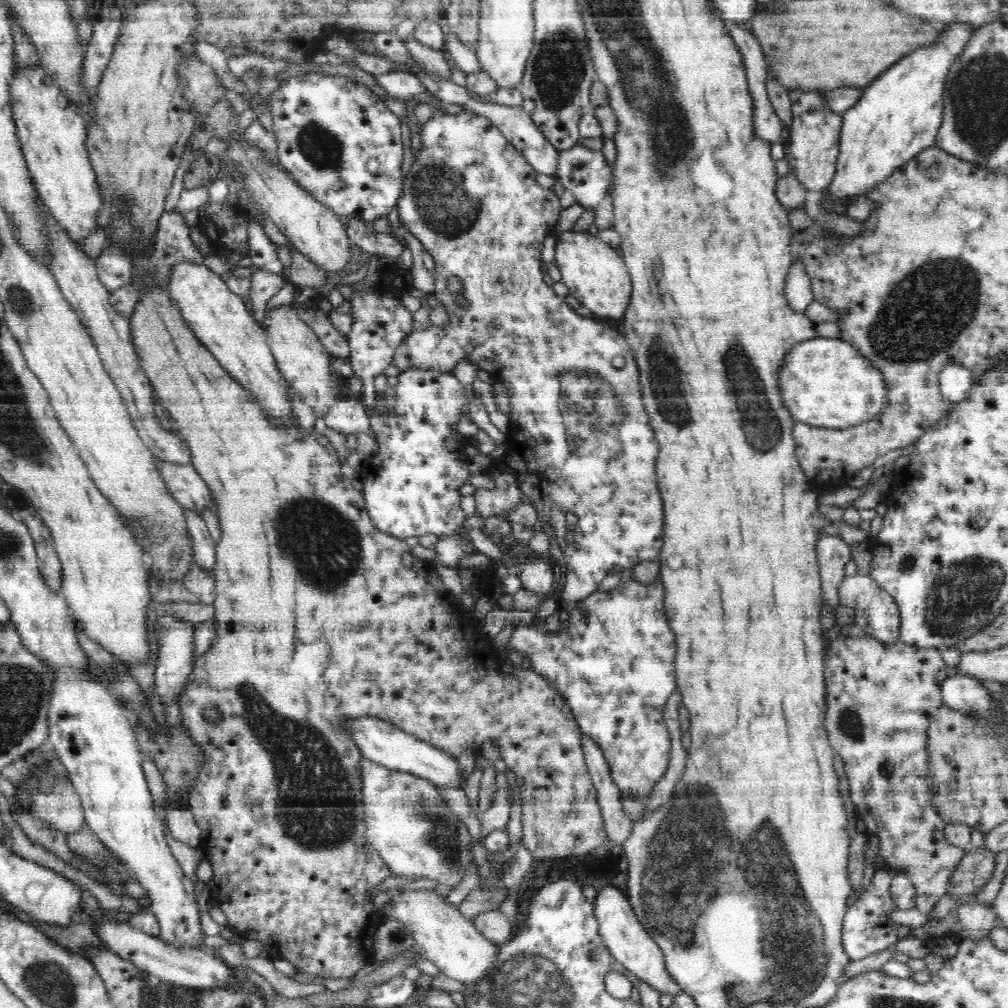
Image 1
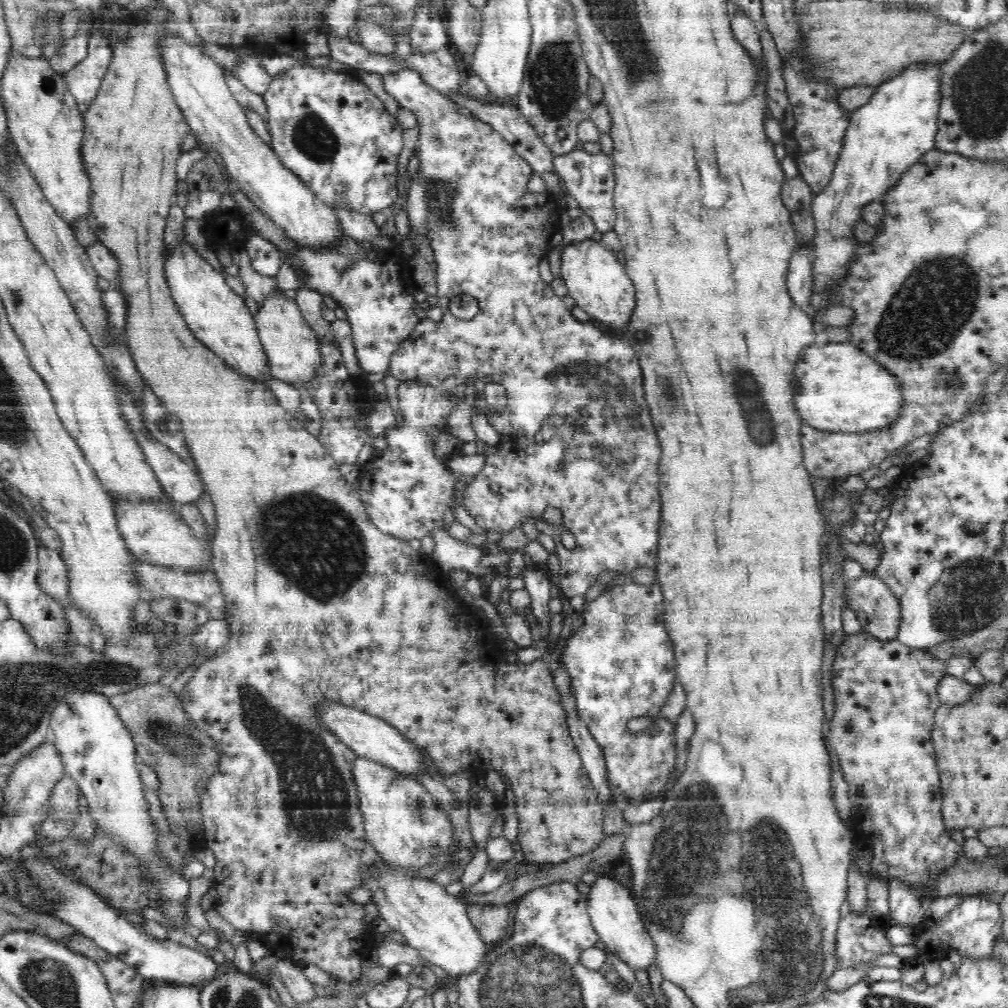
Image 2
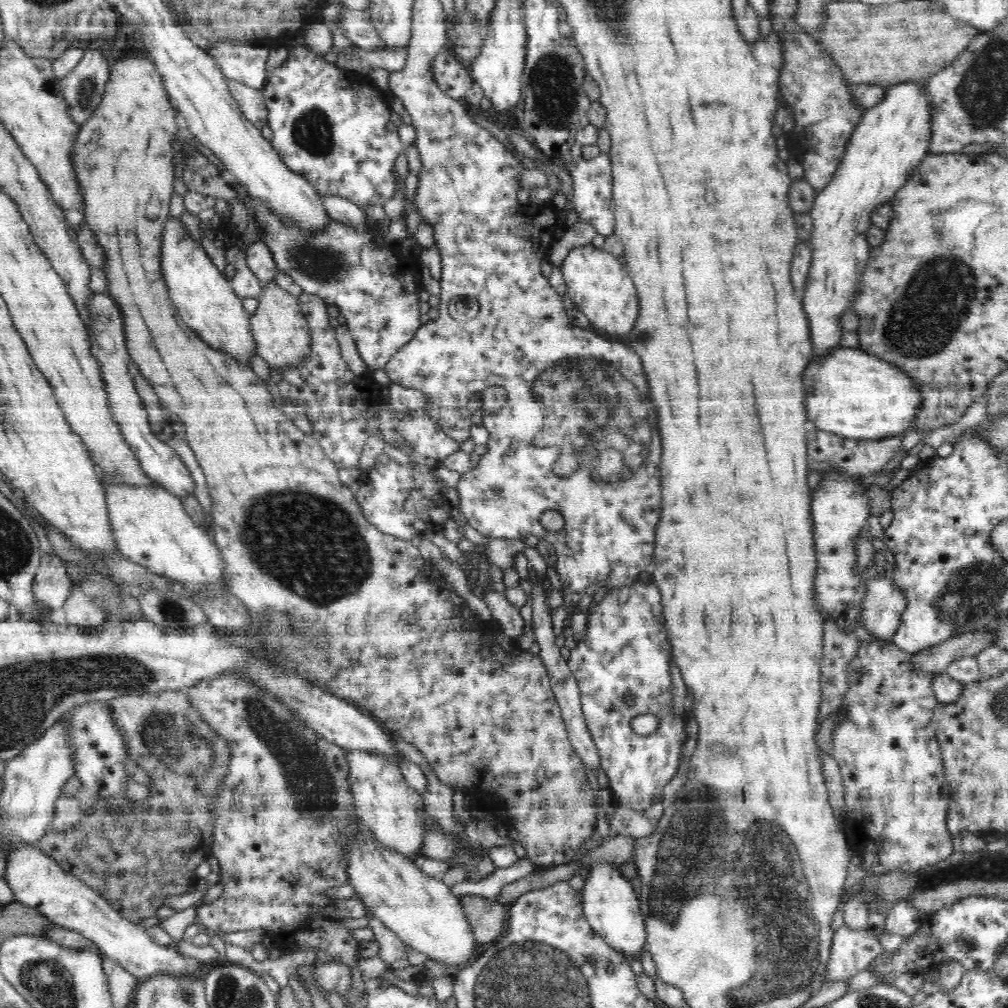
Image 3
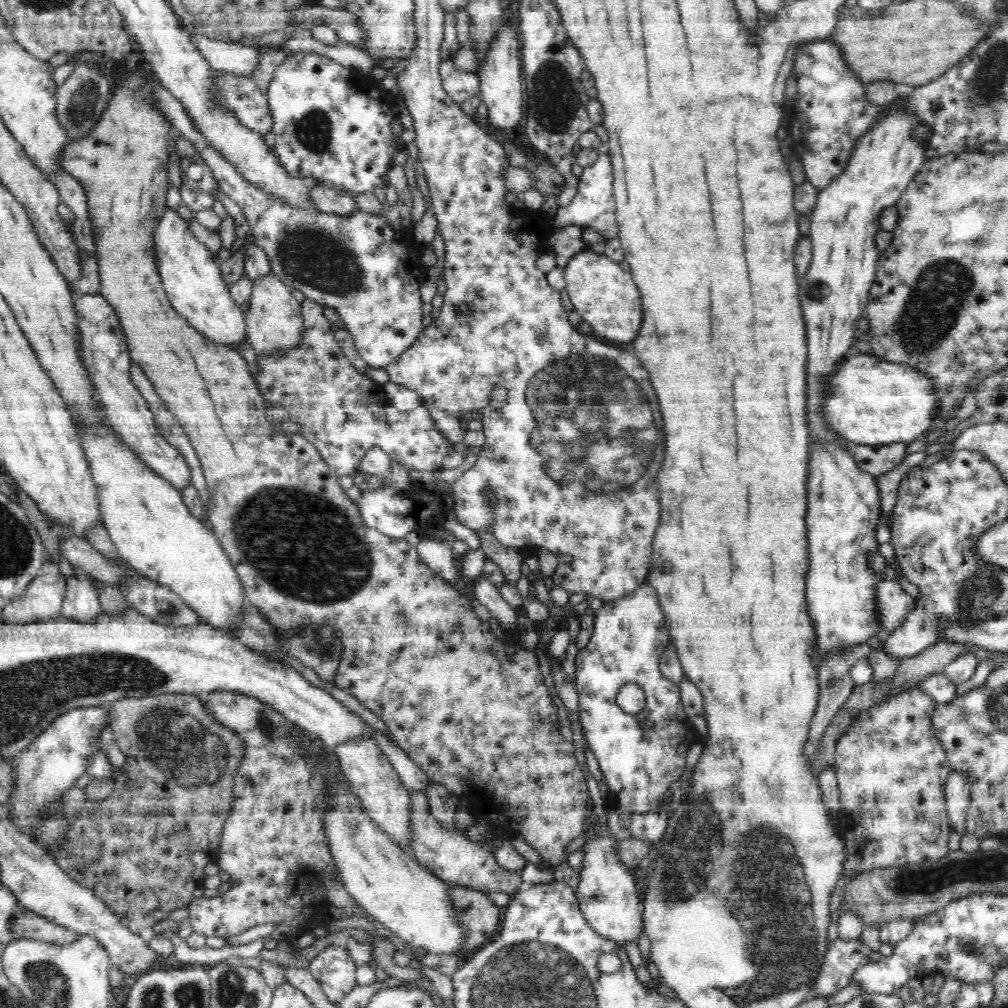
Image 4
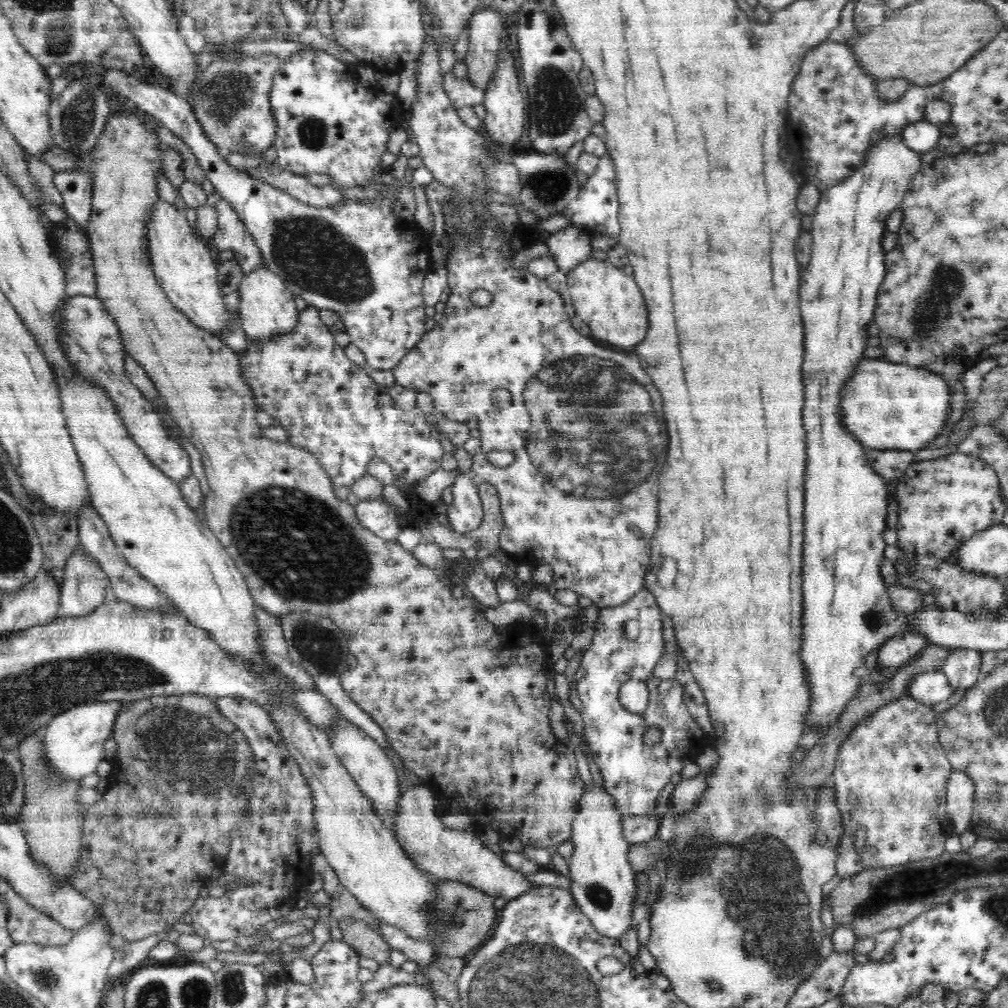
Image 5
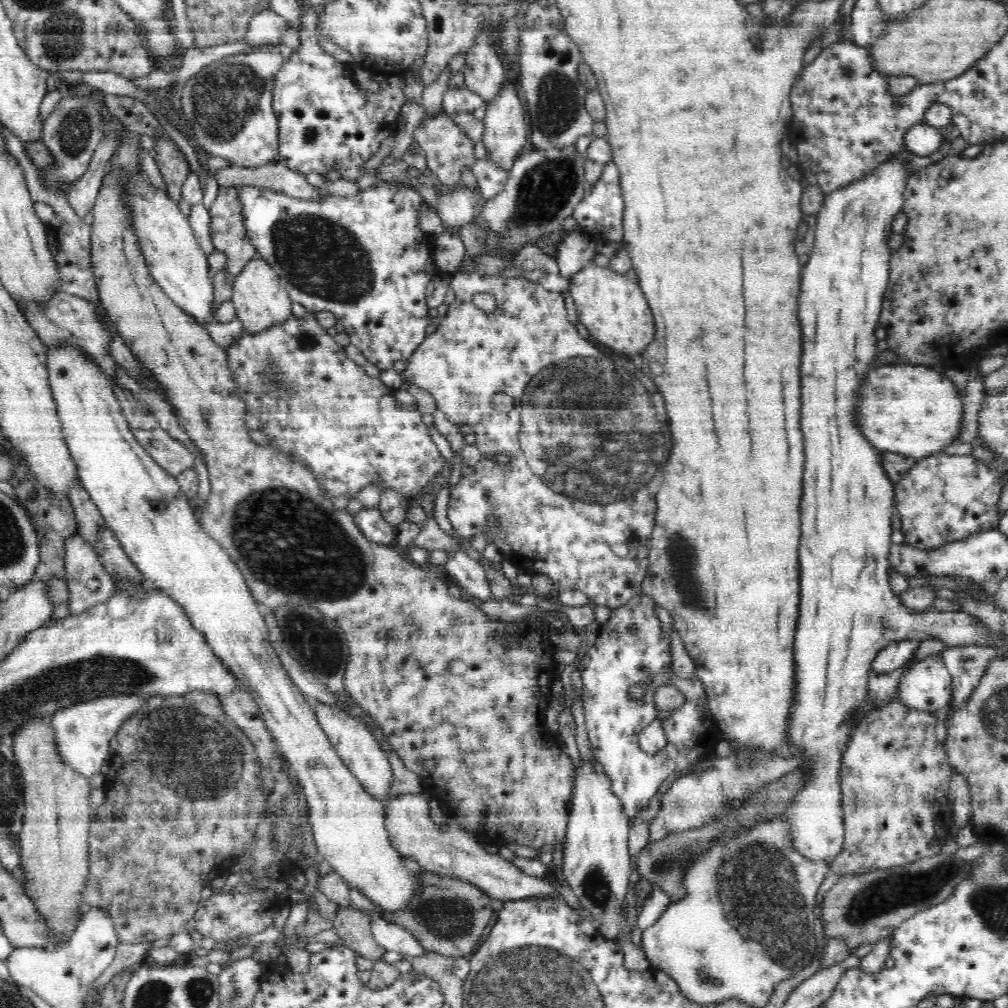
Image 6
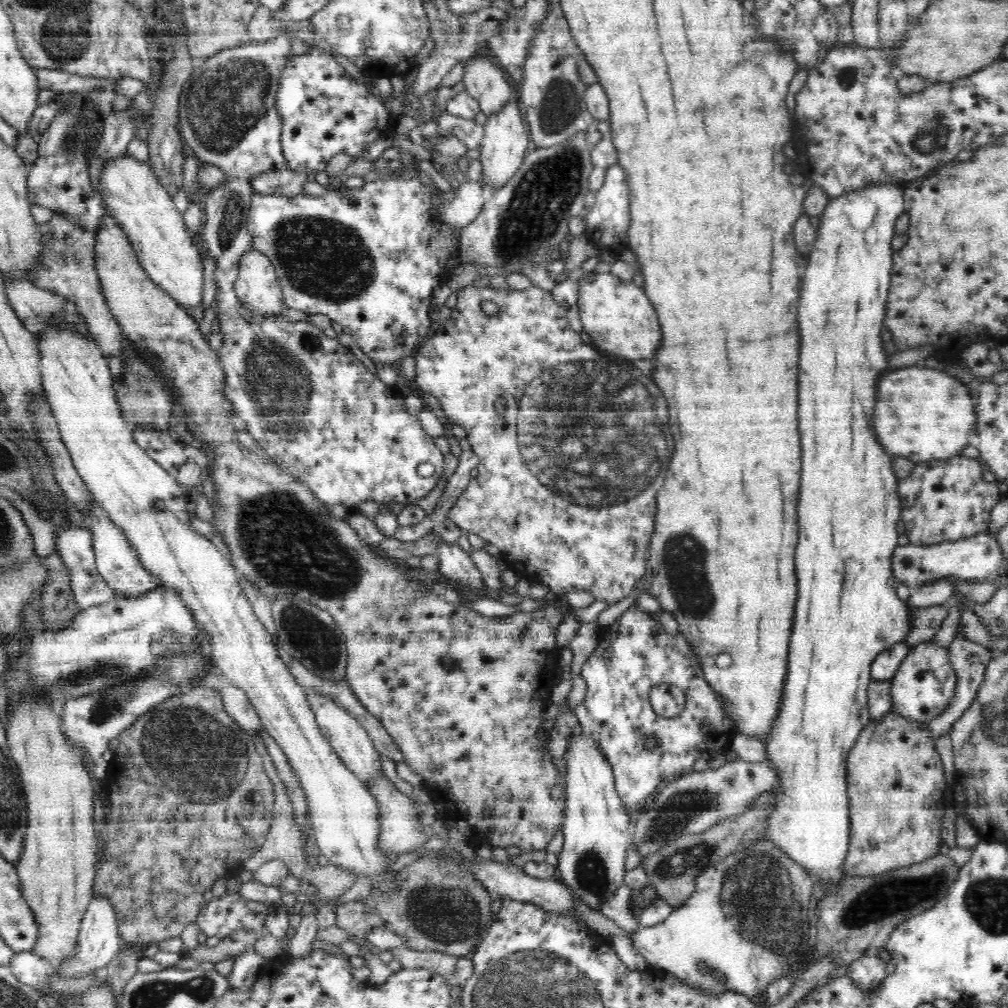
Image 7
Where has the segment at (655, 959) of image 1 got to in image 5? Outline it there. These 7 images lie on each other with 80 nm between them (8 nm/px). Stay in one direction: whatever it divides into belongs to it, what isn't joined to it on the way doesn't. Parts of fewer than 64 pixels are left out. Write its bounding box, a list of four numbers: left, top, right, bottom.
[569,788,637,939]

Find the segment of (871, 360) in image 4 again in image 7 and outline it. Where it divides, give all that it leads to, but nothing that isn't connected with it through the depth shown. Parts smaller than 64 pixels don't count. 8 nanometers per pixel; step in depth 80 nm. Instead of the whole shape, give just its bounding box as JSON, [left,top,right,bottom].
[873,365,978,464]

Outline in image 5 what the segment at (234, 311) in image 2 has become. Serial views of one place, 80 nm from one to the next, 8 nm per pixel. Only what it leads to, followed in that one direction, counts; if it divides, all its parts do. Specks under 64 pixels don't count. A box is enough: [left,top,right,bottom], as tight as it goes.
[146,201,236,336]

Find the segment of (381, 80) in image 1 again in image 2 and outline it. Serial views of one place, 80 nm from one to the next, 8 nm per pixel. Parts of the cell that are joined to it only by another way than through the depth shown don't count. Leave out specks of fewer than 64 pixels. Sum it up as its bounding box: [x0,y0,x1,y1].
[382,70,661,597]

